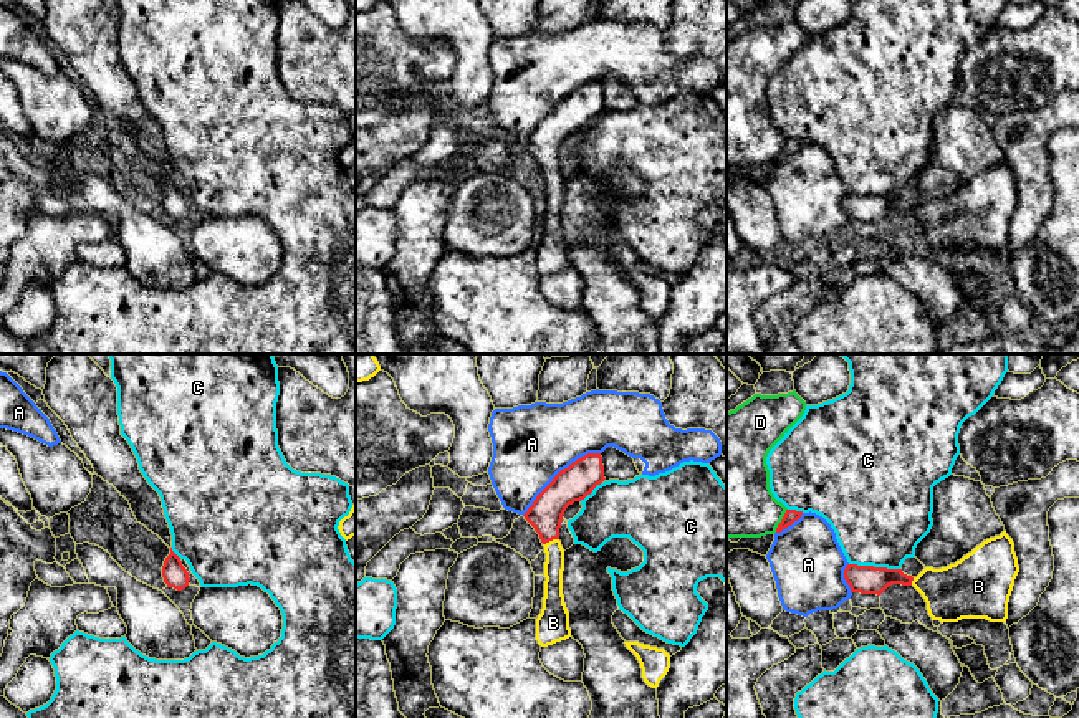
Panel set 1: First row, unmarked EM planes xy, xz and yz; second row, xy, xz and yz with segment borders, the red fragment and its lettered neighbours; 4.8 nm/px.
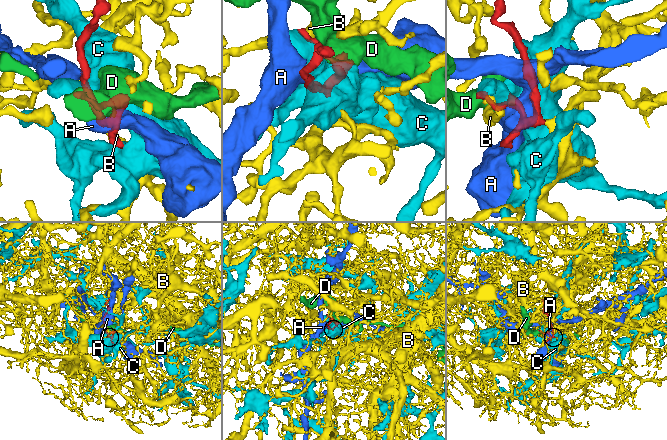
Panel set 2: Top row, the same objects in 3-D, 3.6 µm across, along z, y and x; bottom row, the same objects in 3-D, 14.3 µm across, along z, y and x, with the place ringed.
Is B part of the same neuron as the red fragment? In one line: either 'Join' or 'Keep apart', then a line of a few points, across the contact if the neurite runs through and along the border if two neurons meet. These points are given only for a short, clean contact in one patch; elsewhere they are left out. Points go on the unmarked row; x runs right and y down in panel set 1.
Join. Line: xz (545, 144), (550, 169), (555, 184)

